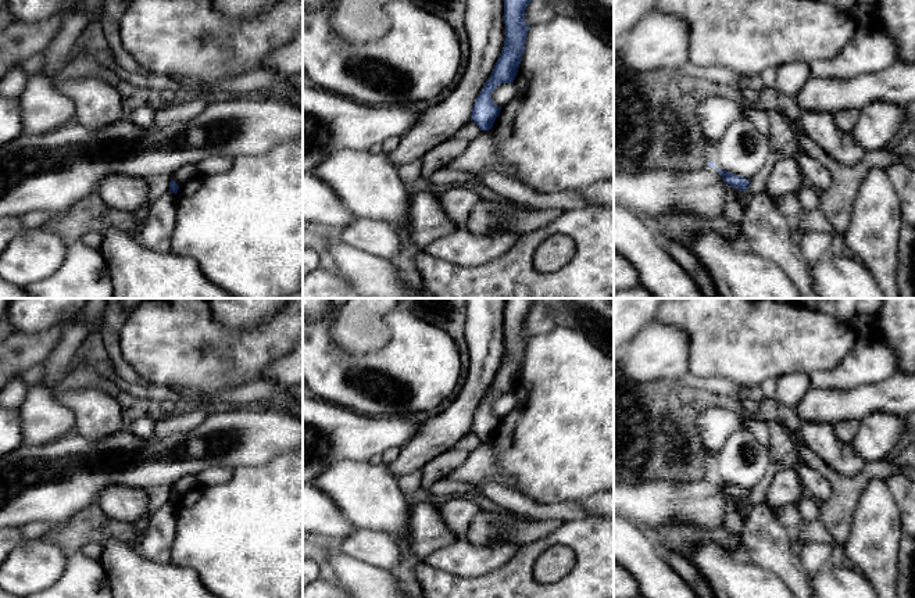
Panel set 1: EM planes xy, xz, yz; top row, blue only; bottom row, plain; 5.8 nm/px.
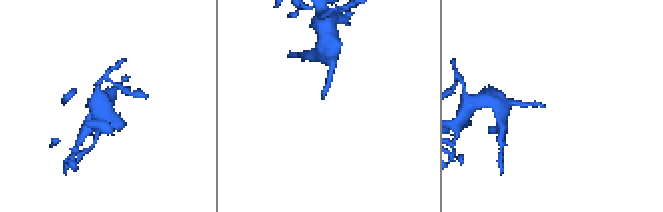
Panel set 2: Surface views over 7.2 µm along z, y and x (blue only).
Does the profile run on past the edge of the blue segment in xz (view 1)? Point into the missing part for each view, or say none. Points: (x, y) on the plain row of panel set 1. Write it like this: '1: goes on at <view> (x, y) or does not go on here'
1: does not go on here

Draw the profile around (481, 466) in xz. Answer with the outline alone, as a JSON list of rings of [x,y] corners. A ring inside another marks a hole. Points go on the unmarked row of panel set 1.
[[[493,440],[482,441],[476,450],[469,452],[468,459],[451,472],[446,480],[469,483],[478,488],[486,481],[494,481],[518,491],[517,480],[505,475],[498,466]]]

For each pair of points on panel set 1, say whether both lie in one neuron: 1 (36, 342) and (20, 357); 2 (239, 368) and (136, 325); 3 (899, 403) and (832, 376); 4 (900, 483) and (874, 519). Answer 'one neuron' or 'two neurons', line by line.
1: one neuron
2: one neuron
3: two neurons
4: two neurons

